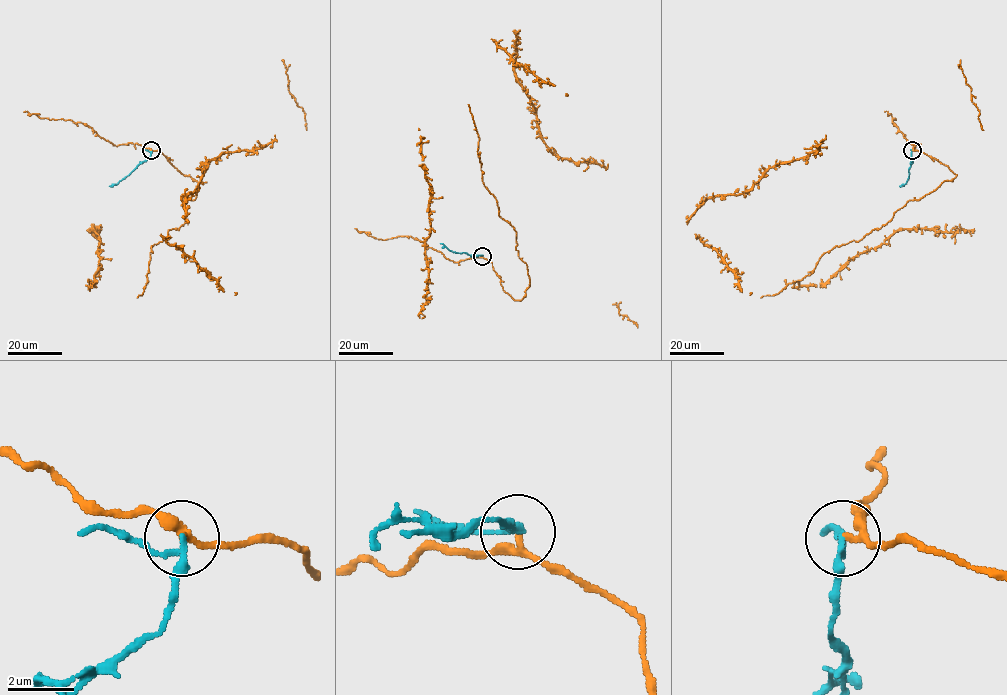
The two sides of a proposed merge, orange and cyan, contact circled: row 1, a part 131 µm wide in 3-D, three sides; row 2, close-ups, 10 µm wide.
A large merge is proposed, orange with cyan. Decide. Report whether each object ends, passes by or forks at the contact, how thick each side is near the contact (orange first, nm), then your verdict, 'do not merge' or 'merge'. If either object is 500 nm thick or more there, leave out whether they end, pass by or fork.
orange passes by; cyan passes by; 190 nm thick on the orange side, 170 nm on the other; do not merge

